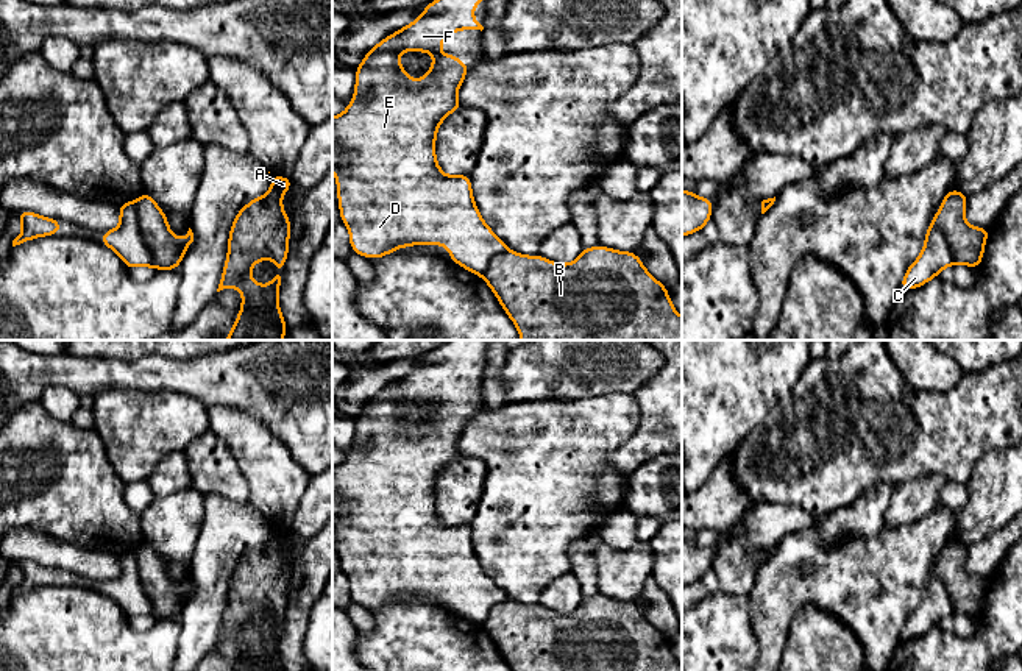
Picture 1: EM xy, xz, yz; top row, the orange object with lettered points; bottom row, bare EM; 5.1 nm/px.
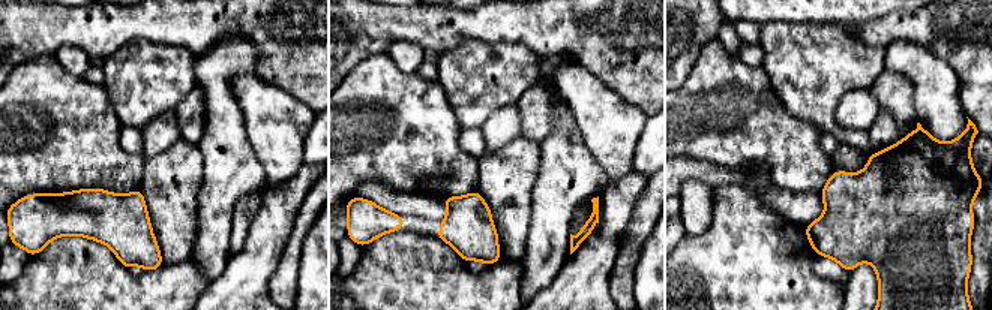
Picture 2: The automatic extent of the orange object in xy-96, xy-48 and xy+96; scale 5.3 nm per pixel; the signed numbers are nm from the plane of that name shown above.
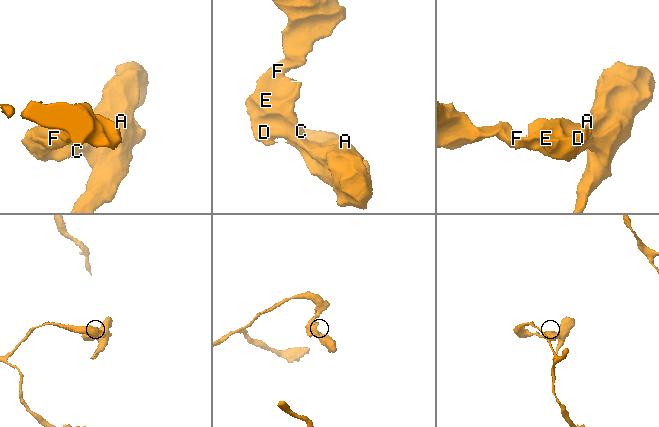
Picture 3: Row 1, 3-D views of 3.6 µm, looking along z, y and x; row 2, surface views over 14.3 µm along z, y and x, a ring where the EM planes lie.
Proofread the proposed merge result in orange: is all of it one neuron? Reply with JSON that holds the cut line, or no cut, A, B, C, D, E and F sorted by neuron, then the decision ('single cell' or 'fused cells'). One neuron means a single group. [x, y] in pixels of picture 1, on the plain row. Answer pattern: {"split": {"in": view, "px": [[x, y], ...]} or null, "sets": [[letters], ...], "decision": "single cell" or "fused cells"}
{"split": {"in": "xy", "px": [[133, 551], [138, 560], [139, 581], [150, 598], [153, 615]]}, "sets": [["A", "B"], ["C", "D", "E", "F"]], "decision": "fused cells"}

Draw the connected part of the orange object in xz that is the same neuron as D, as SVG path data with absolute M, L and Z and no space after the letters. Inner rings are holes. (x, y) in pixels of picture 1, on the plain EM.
M448 340L412 373L395 381L376 393L356 418L354 446L348 457L332 467L332 523L337 531L340 568L350 580L350 595L356 604L376 609L410 595L443 595L451 601L449 610L482 626L496 604L507 601L490 576L482 570L471 541L471 524L443 524L435 507L435 487L440 473L451 462L462 459L457 440L467 426L470 414L454 404L442 404L442 390L459 379L484 379L473 367L473 359L487 350L490 340ZM399 401L432 403L432 418L421 424L421 435L415 426L406 426L398 410Z

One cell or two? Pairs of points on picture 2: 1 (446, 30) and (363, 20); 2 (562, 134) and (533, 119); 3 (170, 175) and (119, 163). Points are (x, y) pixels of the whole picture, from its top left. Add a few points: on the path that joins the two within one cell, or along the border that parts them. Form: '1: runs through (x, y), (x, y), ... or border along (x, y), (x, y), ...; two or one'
1: runs through (425, 24), (384, 23); one
2: border along (553, 93), (553, 129), (539, 144); two
3: border along (144, 159), (144, 174), (138, 186); two

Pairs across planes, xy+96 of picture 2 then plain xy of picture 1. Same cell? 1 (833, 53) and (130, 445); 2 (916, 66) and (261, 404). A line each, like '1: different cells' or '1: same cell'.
1: same cell
2: different cells

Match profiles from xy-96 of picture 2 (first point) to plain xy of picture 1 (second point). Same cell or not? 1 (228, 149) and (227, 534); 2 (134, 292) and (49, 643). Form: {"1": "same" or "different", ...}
{"1": "same", "2": "same"}

